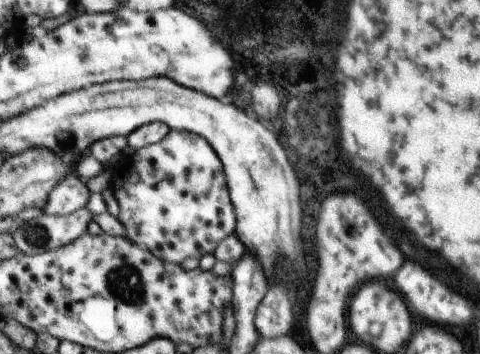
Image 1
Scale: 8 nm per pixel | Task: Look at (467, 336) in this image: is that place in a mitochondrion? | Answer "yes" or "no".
no

